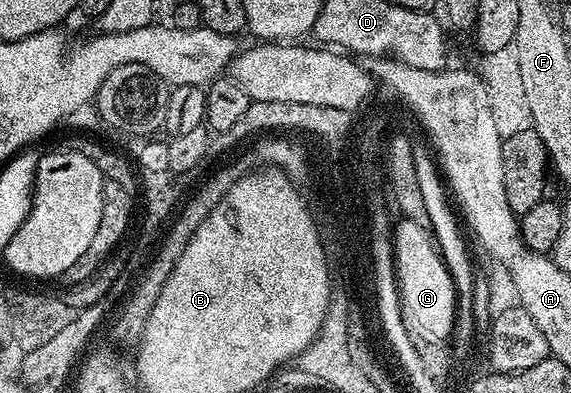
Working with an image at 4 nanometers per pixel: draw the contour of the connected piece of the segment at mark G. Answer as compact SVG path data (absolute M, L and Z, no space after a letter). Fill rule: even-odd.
M407 220L397 223L393 249L397 291L407 331L419 342L427 341L430 345L438 345L442 341L443 344L454 330L454 284L441 252L436 248L427 226Z

